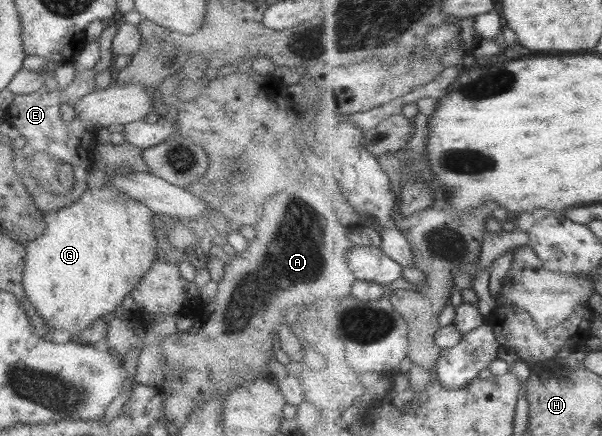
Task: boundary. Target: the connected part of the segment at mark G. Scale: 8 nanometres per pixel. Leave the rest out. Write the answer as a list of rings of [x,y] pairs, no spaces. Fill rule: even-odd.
[[[103,185],[97,189],[85,189],[85,192],[81,196],[73,201],[71,205],[63,206],[58,210],[55,210],[45,220],[45,229],[39,237],[33,239],[33,242],[23,244],[25,247],[25,264],[22,272],[22,285],[25,298],[29,301],[29,304],[33,305],[33,309],[37,311],[39,317],[43,318],[45,325],[53,327],[54,329],[67,330],[71,339],[76,339],[78,332],[82,334],[86,330],[89,324],[93,324],[93,320],[96,318],[111,317],[113,314],[121,311],[120,304],[121,300],[125,298],[125,294],[130,294],[131,291],[135,290],[141,277],[149,270],[151,263],[156,260],[156,248],[155,237],[153,236],[153,217],[154,213],[140,204],[139,201],[133,200],[129,195],[119,193],[113,185]]]

